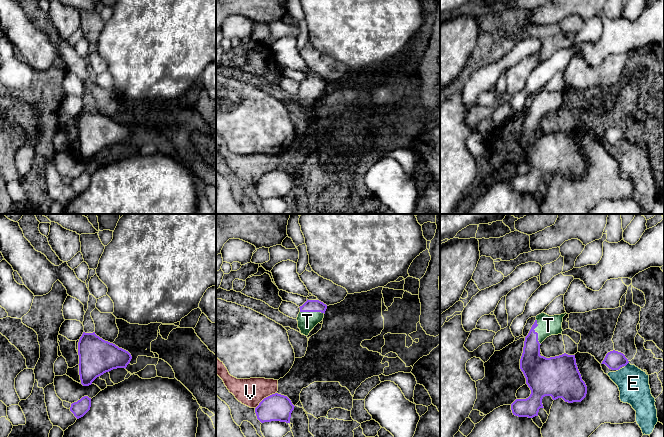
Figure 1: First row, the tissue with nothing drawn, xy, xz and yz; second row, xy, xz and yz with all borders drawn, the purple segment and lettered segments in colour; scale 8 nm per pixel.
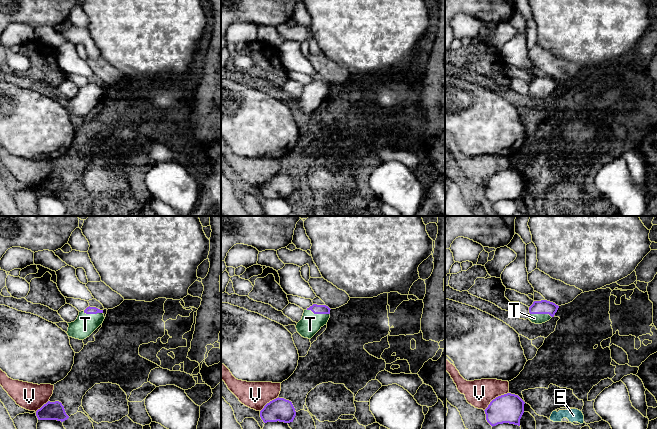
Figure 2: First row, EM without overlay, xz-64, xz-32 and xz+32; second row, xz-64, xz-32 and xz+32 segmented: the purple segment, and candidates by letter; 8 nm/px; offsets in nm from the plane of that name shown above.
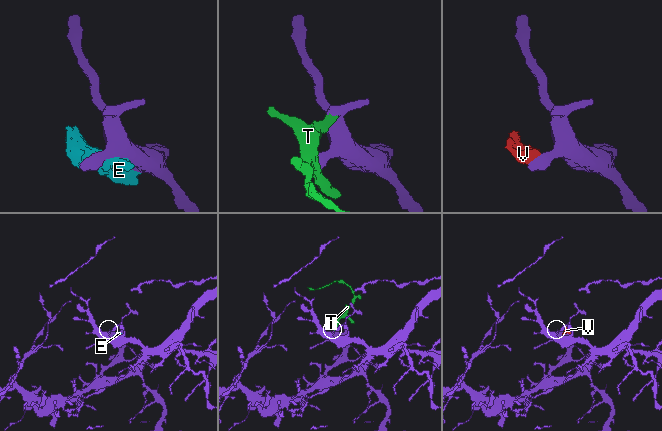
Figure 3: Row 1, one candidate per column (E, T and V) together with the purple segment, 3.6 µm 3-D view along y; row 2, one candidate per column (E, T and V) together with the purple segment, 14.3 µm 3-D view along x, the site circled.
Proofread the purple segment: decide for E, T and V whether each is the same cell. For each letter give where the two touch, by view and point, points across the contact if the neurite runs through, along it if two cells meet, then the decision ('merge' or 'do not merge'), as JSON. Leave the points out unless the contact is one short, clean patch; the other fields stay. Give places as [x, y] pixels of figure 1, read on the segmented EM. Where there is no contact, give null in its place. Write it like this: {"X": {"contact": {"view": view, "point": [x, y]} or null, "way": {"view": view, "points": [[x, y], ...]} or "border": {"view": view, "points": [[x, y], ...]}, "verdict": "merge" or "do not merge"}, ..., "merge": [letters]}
{"E": {"contact": {"view": "yz", "point": [627, 363]}, "verdict": "do not merge"}, "T": {"contact": {"view": "yz", "point": [536, 332]}, "way": {"view": "yz", "points": [[531, 362], [531, 344], [536, 332], [545, 325], [548, 325]]}, "verdict": "merge"}, "V": {"contact": {"view": "xz", "point": [266, 397]}, "border": {"view": "xz", "points": [[276, 392], [266, 396], [255, 408]]}, "verdict": "do not merge"}, "merge": ["T"]}

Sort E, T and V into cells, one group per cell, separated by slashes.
E V / T

